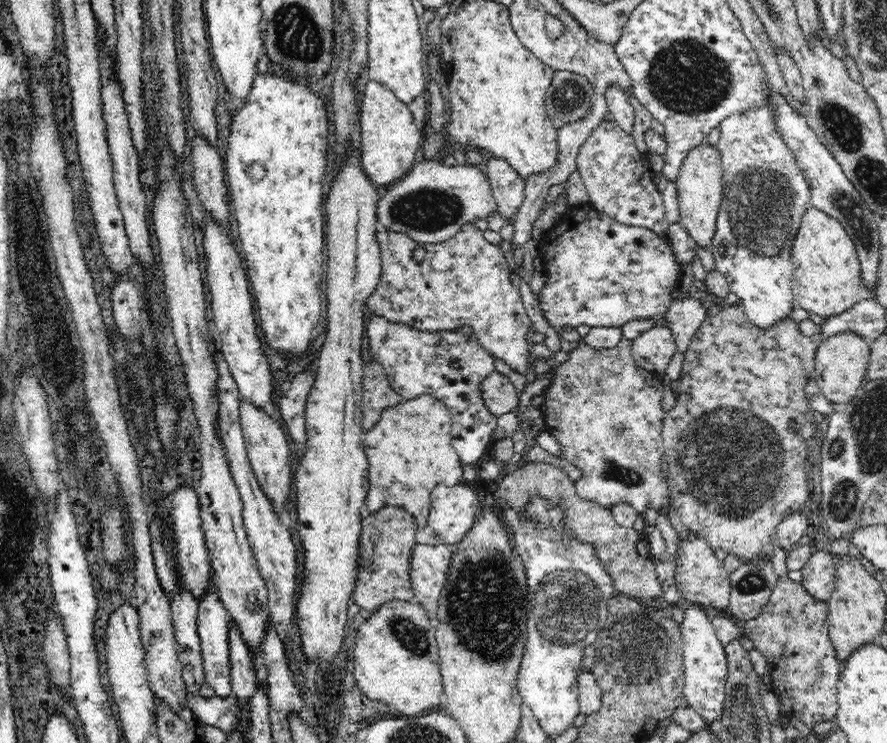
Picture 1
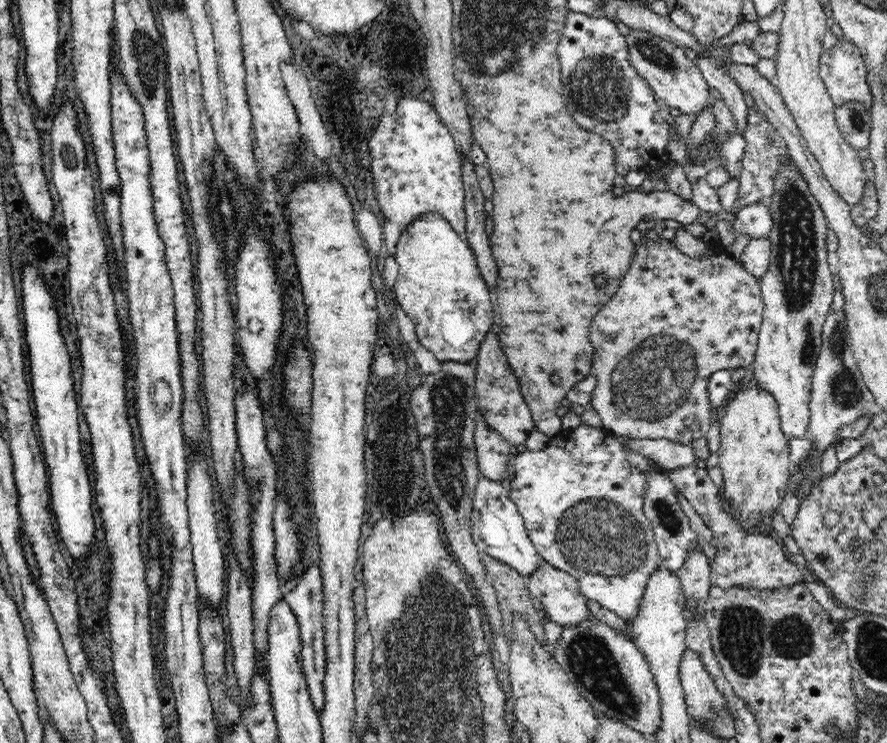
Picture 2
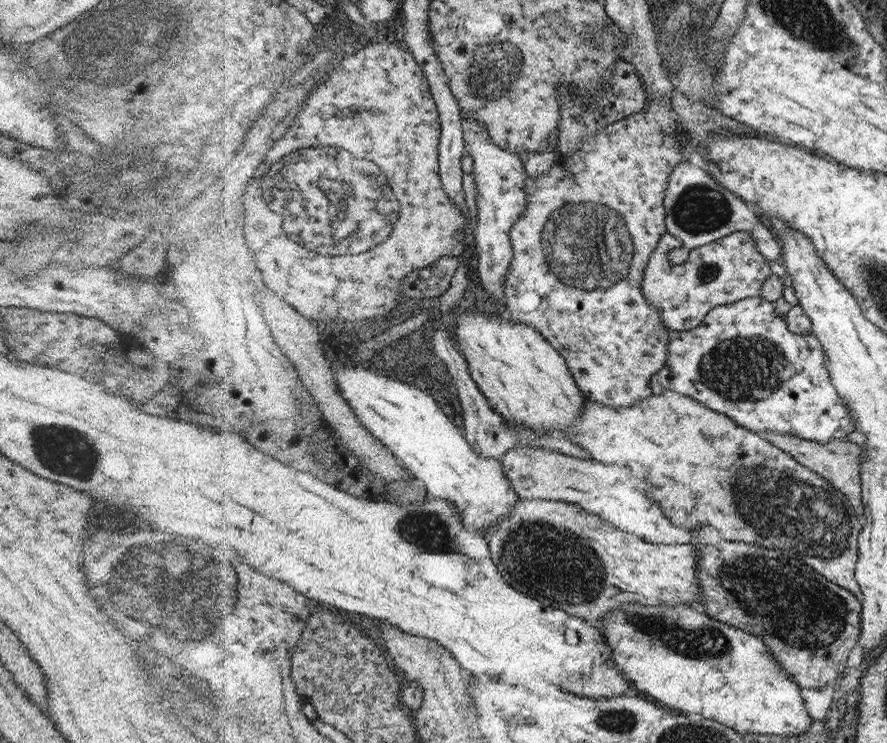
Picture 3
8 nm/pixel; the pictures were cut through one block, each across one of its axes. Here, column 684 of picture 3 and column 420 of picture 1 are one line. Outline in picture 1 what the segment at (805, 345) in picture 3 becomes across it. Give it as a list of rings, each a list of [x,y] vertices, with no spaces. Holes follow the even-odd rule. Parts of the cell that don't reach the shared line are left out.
[[[378,315],[370,319],[365,329],[372,358],[384,368],[390,387],[404,400],[421,395],[440,400],[452,416],[452,445],[461,463],[476,466],[497,428],[497,416],[490,413],[481,396],[481,383],[496,371],[496,359],[480,345],[474,334],[456,330],[422,332]],[[453,361],[460,364],[458,370],[452,368]]]

